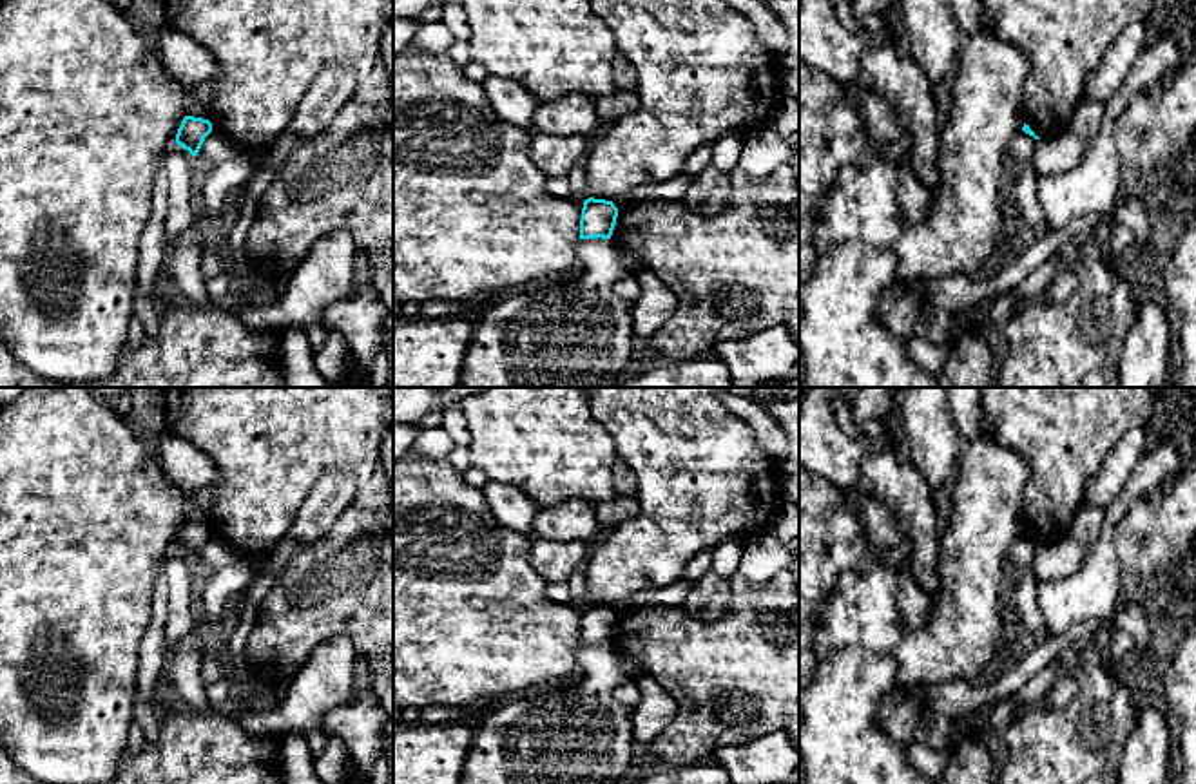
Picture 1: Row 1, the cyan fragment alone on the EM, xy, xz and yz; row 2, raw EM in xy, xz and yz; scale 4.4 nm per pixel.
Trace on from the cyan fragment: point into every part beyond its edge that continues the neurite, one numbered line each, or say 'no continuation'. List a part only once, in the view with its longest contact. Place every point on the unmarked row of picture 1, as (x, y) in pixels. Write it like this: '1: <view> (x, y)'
no continuation

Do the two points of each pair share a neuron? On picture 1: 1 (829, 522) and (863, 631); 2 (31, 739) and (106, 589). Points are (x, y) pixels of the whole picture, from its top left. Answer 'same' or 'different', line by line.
1: different
2: same

